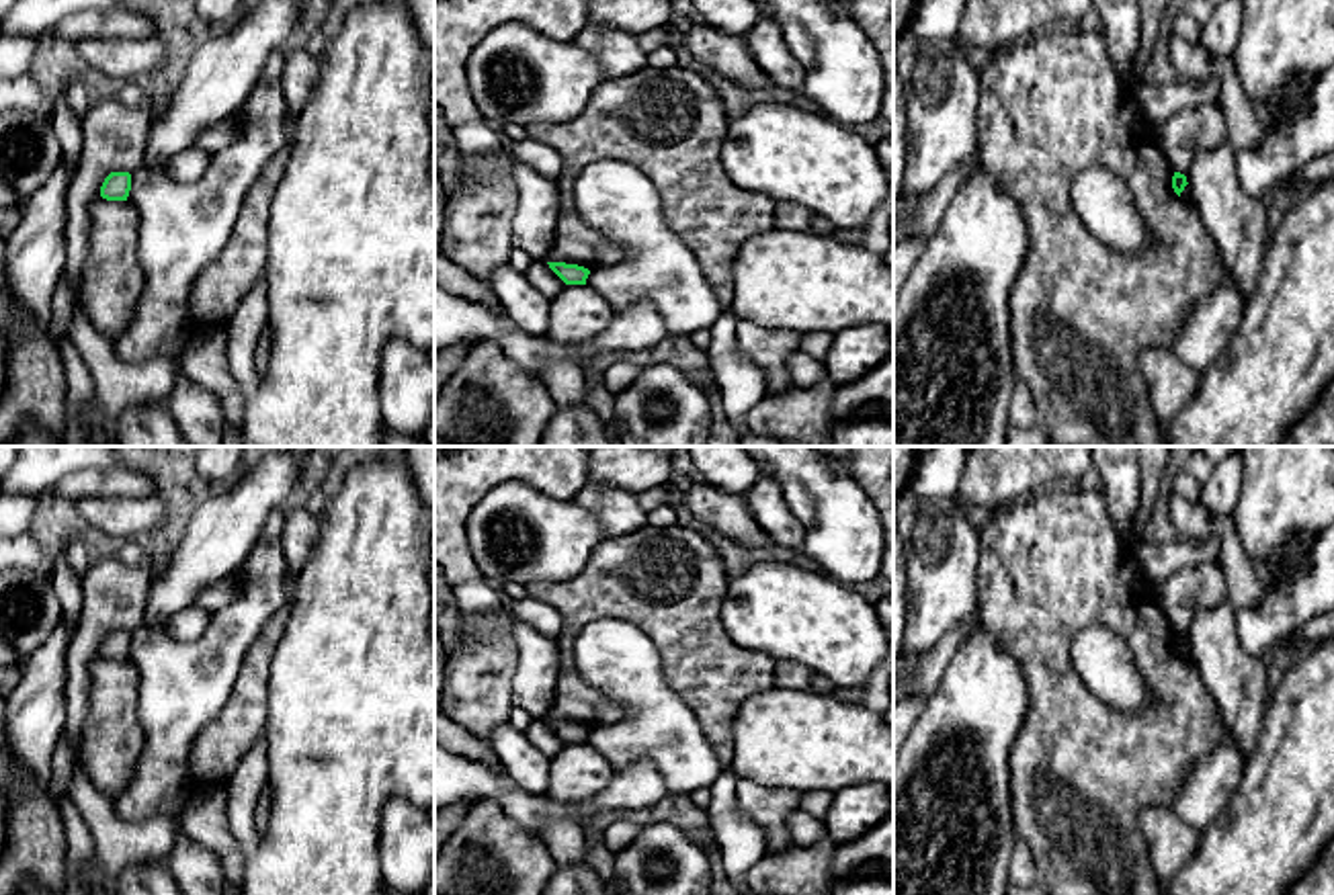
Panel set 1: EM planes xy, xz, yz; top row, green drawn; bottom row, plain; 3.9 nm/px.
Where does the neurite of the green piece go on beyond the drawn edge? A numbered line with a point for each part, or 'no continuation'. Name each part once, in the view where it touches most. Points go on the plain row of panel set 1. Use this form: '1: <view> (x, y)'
no continuation

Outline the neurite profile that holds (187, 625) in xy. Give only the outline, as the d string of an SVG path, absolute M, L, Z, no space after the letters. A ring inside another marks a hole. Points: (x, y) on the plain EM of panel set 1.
M189 606L180 610L164 631L176 641L195 641L199 639L209 625L209 612L201 606Z

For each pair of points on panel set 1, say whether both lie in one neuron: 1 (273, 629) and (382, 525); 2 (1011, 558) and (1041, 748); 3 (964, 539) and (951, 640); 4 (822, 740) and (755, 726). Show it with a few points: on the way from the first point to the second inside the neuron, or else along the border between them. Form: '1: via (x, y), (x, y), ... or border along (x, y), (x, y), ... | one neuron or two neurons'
1: border along (287, 603), (287, 625), (269, 660) | two neurons
2: via (1035, 605), (1044, 654), (1044, 701) | one neuron
3: border along (976, 605), (923, 656) | two neurons
4: via (806, 740), (781, 738), (771, 728) | one neuron

